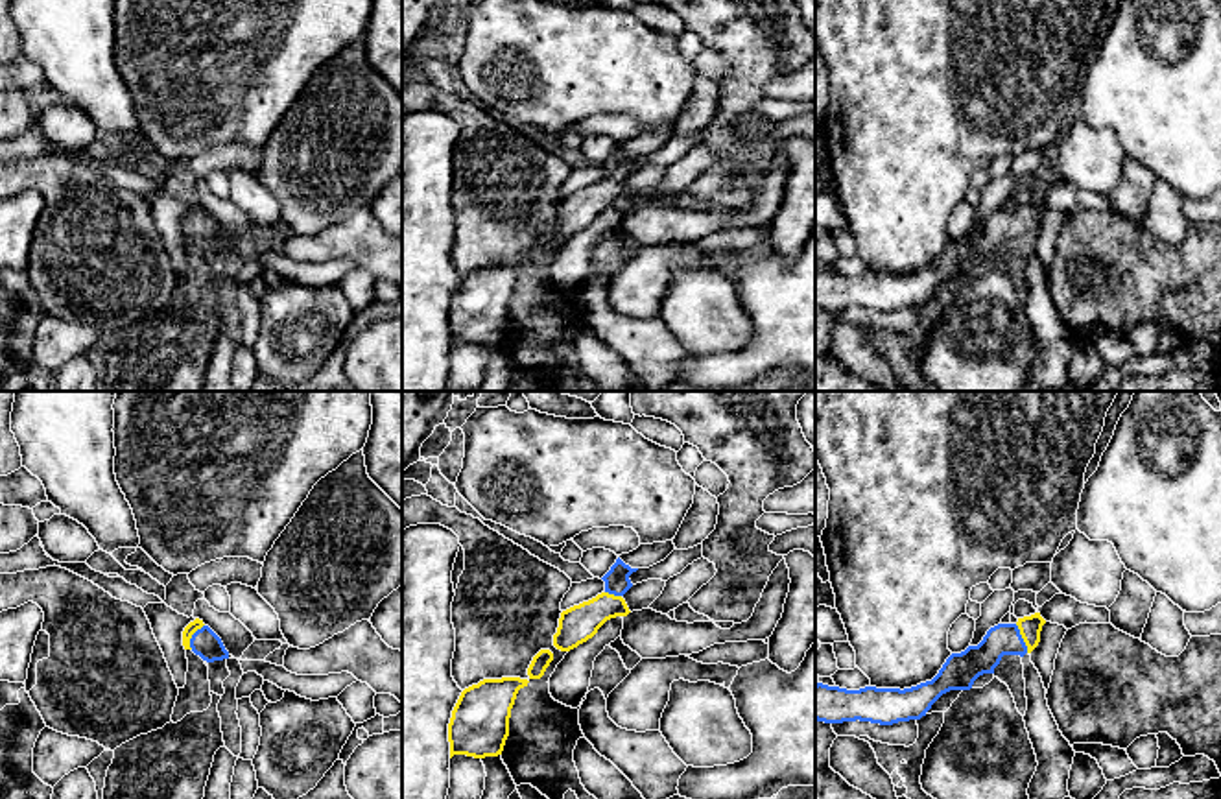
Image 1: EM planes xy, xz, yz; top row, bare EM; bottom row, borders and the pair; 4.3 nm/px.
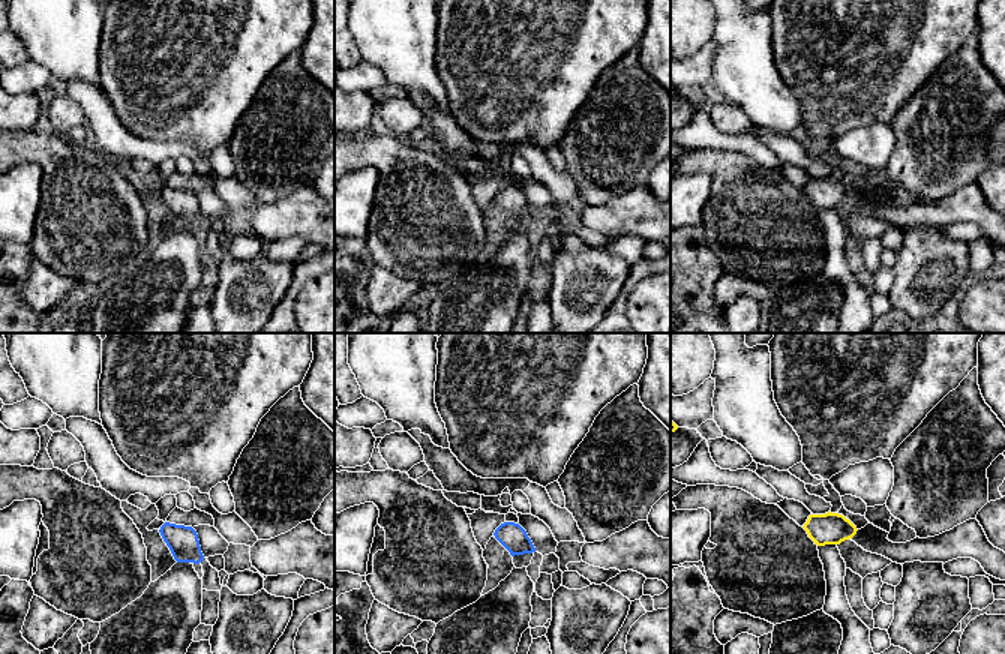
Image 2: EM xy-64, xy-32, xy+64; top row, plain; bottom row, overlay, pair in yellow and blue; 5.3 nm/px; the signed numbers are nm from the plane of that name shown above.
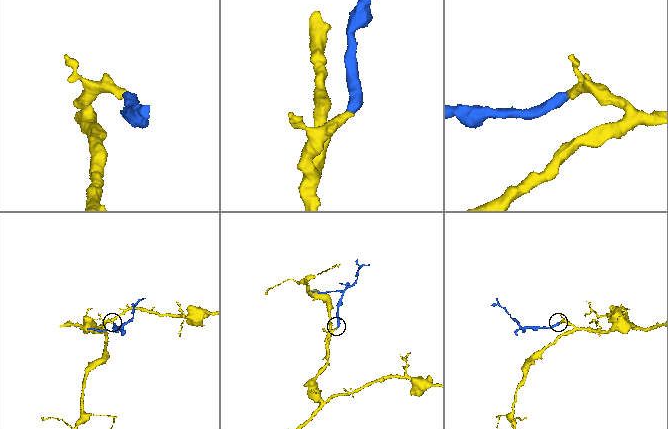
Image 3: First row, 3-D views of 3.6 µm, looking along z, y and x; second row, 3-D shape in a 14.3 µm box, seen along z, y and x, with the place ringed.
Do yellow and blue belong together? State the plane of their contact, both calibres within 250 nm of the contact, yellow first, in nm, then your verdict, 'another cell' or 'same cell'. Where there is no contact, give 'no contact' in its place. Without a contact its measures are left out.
meets yellow in yz; 100 nm thick on the yellow side, 140 nm on the other; same cell

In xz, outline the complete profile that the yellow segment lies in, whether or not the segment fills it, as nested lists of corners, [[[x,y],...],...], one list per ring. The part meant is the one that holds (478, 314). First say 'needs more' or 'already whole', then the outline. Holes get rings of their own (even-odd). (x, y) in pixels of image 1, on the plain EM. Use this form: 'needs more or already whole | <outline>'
already whole | [[[483,266],[465,275],[448,310],[450,345],[467,341],[474,345],[498,343],[509,323],[509,304],[520,275],[528,266]]]

